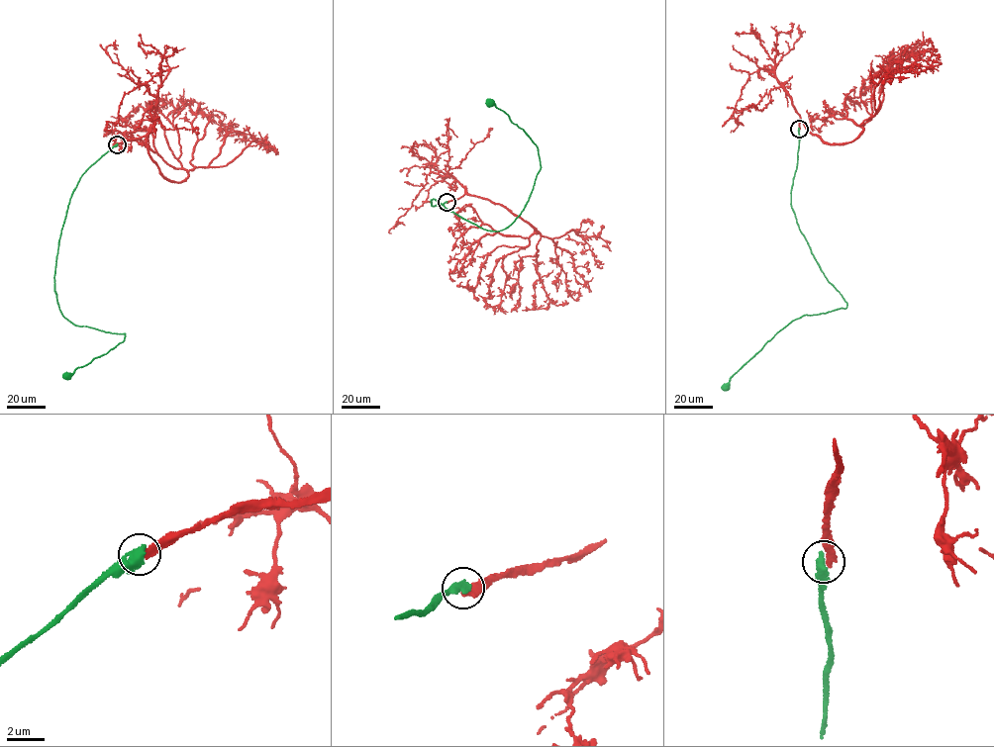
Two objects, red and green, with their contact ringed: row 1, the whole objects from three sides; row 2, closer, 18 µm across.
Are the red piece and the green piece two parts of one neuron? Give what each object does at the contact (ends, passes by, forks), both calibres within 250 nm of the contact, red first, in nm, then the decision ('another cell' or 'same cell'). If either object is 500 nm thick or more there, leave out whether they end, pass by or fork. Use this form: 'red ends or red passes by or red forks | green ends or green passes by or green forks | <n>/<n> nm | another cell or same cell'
280/550 nm | another cell

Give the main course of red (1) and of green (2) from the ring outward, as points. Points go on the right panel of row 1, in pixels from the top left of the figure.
1: (799, 129), (799, 115), (829, 143), (856, 138), (879, 109), (888, 68), (936, 48), (928, 43)
2: (798, 129), (791, 205), (799, 230), (821, 270), (847, 306), (804, 315), (792, 321), (734, 374), (726, 387)

